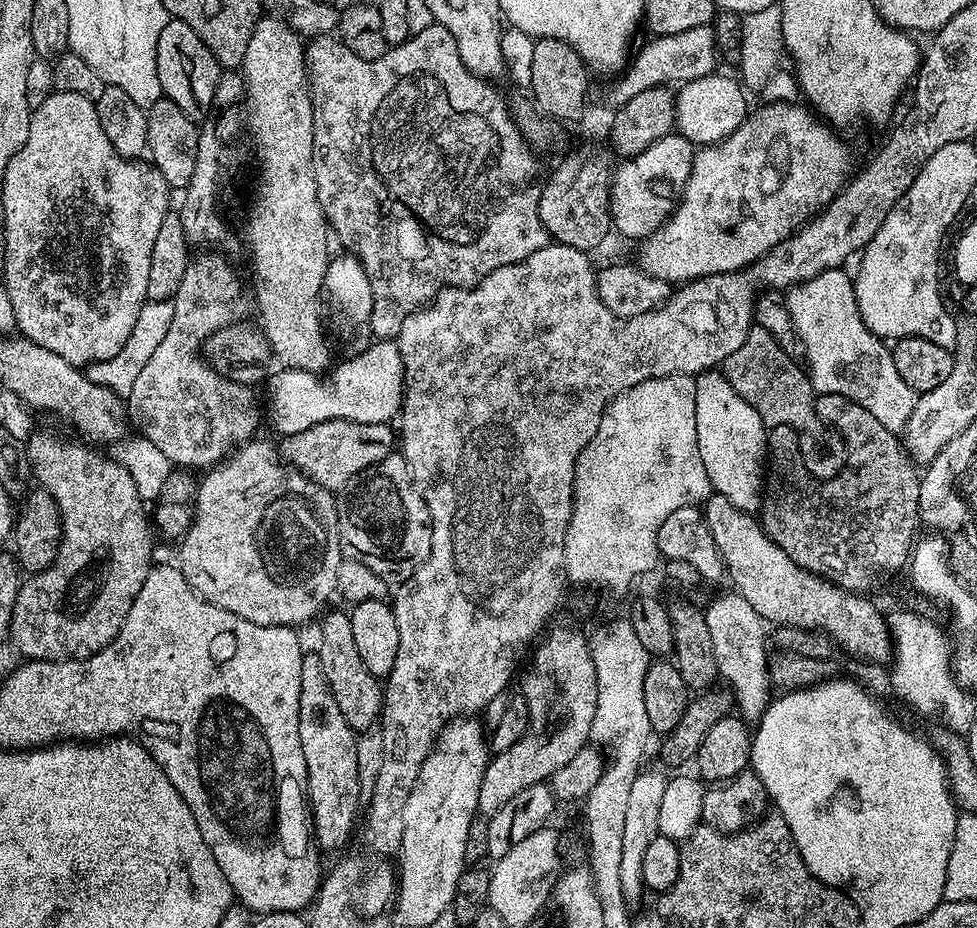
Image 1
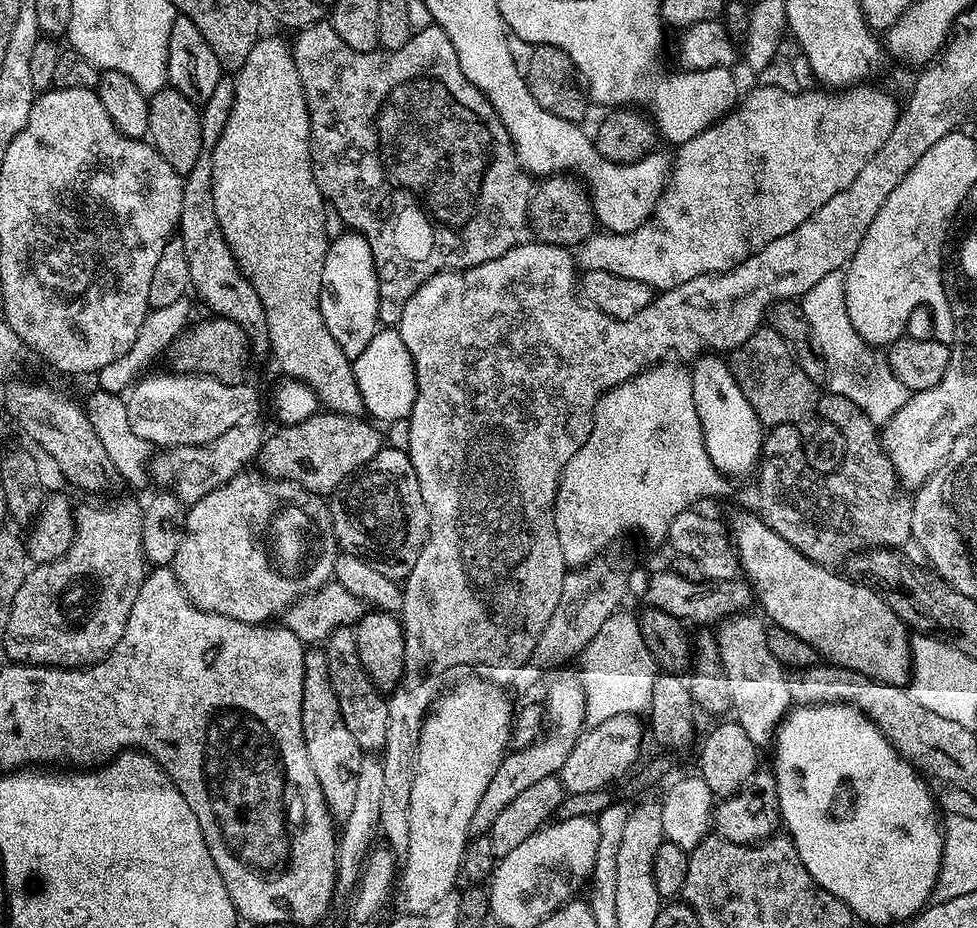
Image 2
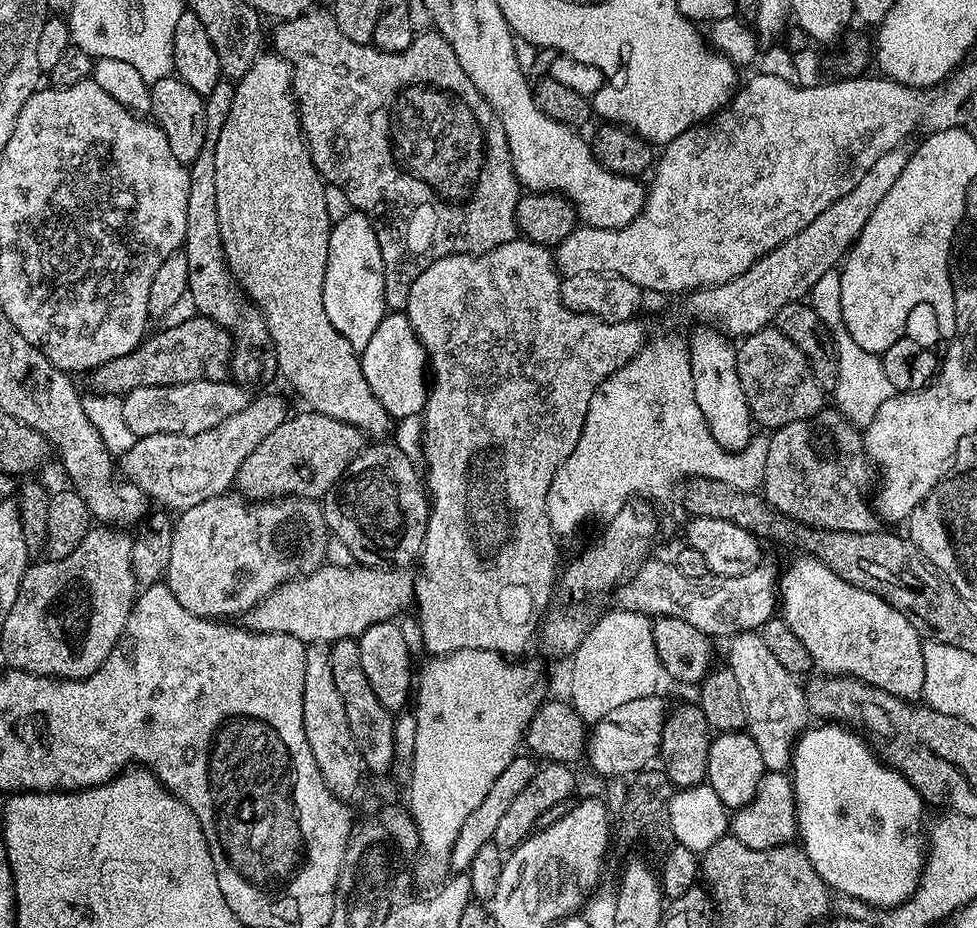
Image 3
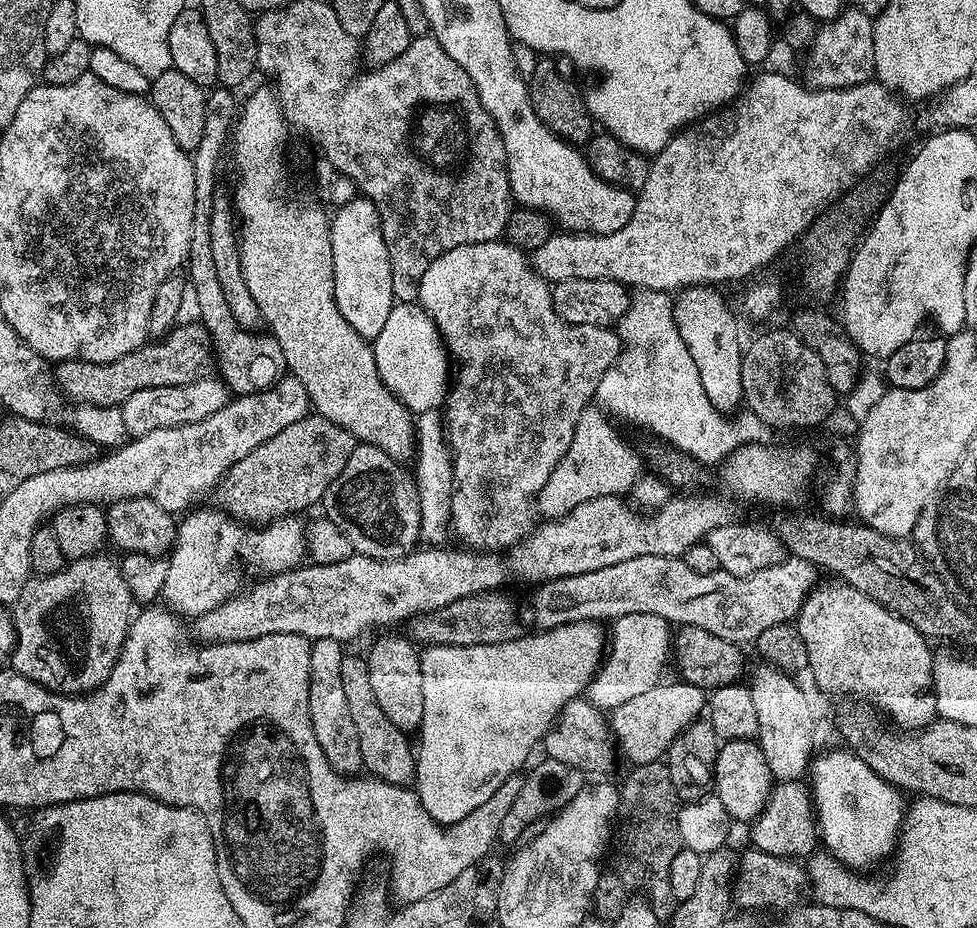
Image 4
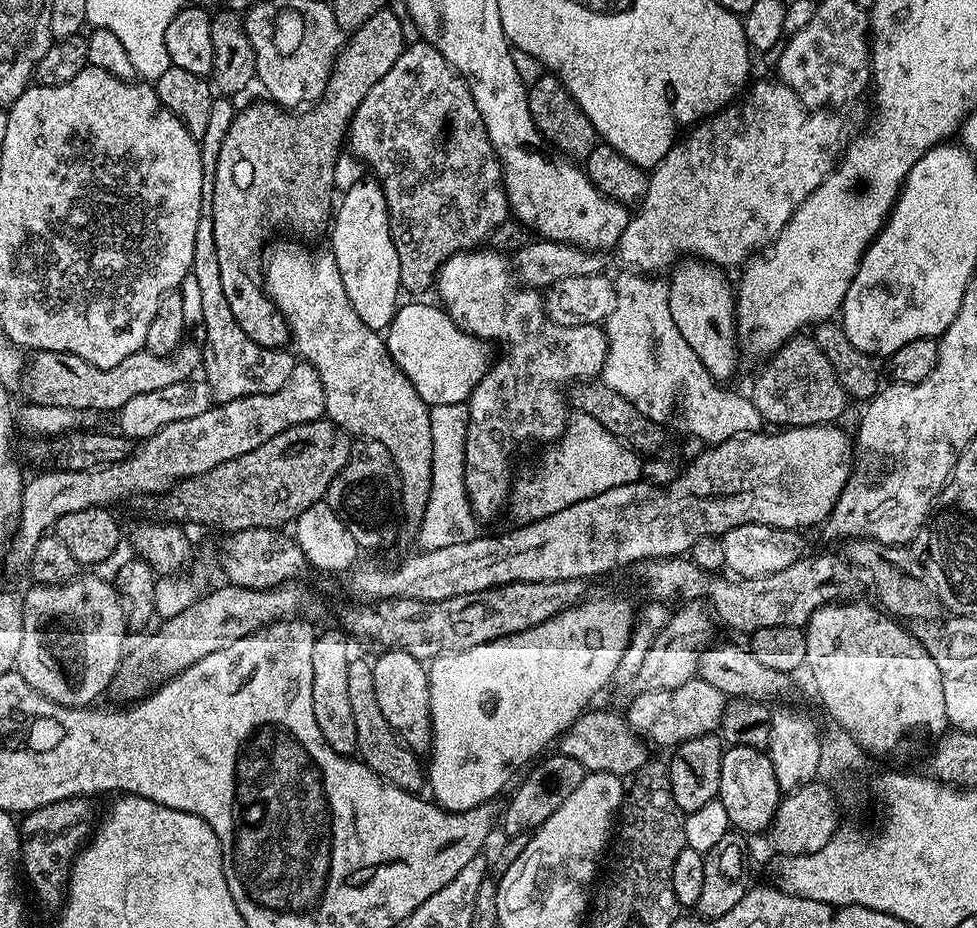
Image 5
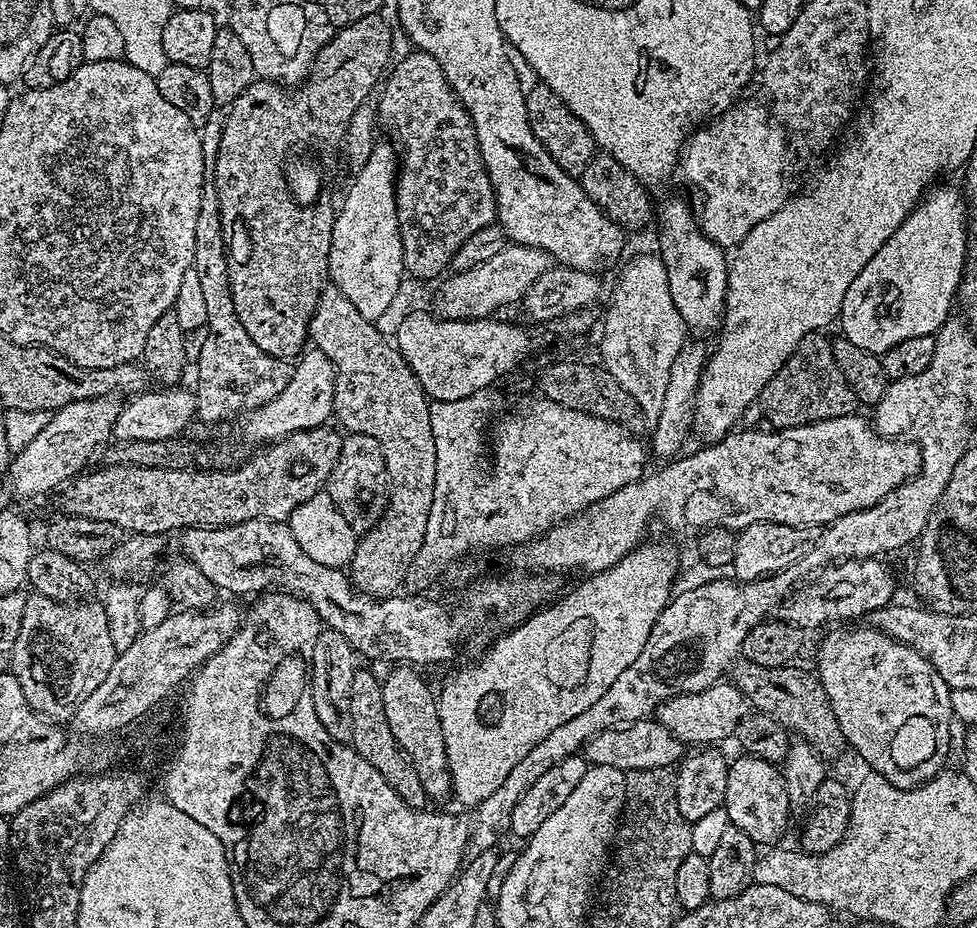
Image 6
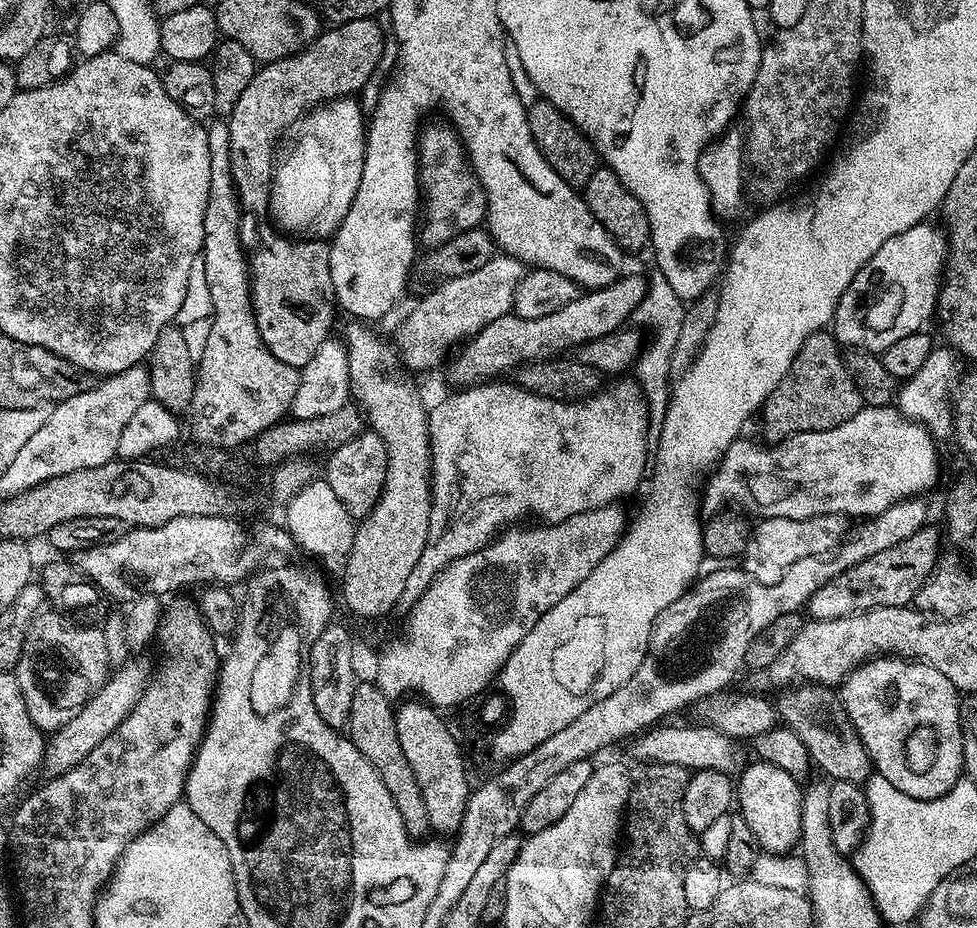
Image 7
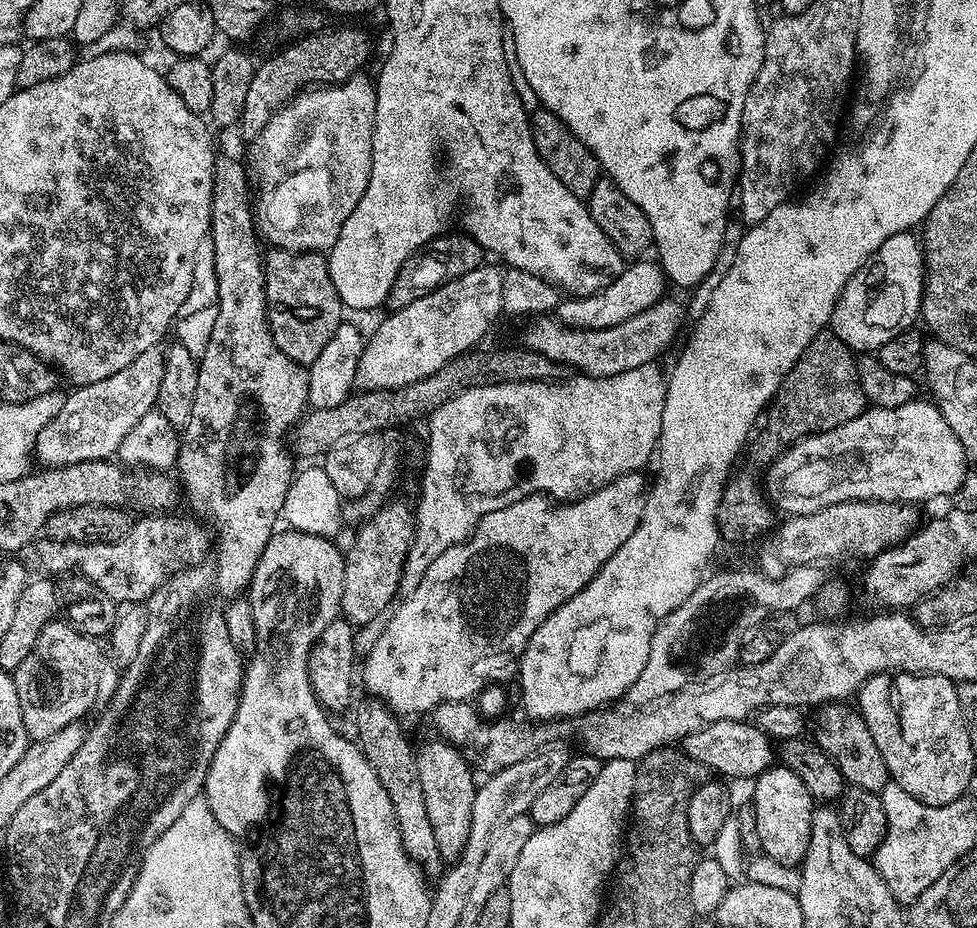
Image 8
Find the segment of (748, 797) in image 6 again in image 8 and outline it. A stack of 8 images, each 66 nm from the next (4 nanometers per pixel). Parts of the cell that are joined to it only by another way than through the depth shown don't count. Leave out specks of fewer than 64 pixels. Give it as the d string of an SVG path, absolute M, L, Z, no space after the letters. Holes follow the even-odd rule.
M783 766L768 768L763 774L755 777L752 786L750 799L758 826L760 852L774 858L776 852L780 852L780 844L784 844L784 860L795 860L799 865L810 846L810 824L814 811L810 790L806 790L802 778L798 778L794 770Z

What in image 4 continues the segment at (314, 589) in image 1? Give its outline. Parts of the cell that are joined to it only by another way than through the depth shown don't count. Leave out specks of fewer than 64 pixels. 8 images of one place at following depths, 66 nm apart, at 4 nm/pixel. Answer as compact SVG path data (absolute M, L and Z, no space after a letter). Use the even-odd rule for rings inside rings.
M215 506L199 508L189 511L179 521L176 542L167 557L166 582L160 591L163 603L181 617L201 616L206 610L212 610L214 606L226 602L241 591L243 584L240 583L244 580L244 568L240 565L240 556L245 556L252 564L260 564L264 574L289 572L291 568L301 567L305 563L308 551L307 531L305 521L300 521L299 515L279 516L277 520L268 521L259 530L249 530L241 521L232 519L227 512L222 512Z

